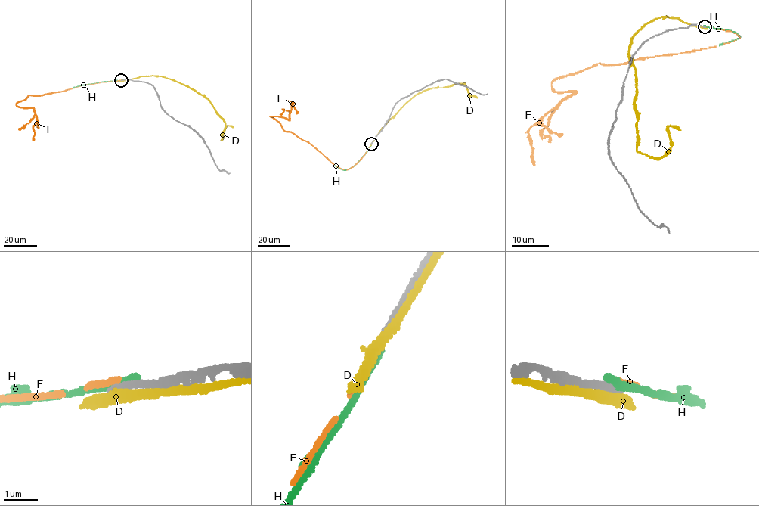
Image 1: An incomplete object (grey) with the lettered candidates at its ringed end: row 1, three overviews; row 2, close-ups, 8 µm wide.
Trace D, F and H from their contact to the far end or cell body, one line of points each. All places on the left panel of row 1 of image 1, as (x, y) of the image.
D: (122, 80), (158, 76), (172, 79), (208, 99), (225, 123), (221, 139), (224, 128), (227, 125), (233, 127)
F: (121, 80), (29, 95), (19, 101), (17, 106), (33, 108), (38, 119), (32, 127), (34, 141)
H: (121, 80), (72, 88)

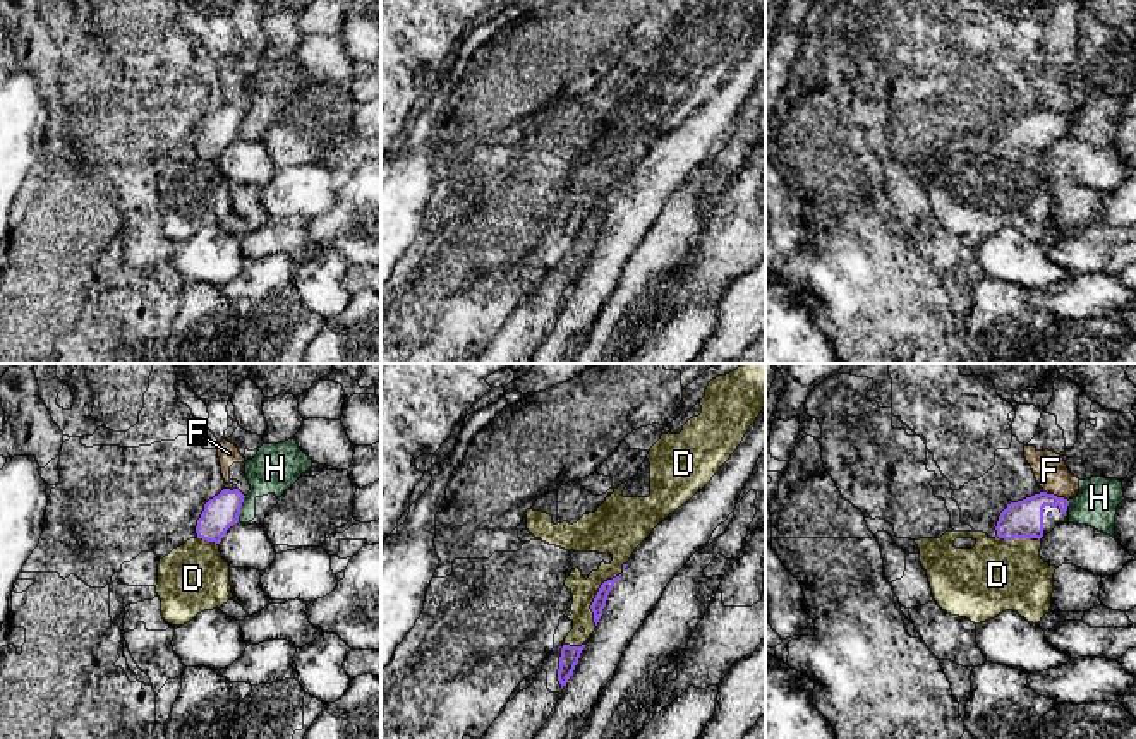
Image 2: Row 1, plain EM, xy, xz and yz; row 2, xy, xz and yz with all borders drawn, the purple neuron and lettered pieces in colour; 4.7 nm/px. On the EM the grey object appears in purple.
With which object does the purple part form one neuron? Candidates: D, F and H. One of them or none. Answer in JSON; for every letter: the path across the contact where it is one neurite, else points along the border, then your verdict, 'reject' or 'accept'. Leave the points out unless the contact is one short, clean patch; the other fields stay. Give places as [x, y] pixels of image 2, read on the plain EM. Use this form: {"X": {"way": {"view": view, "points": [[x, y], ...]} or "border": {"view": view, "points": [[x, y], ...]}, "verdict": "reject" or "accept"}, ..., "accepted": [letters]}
{"D": {"verdict": "reject"}, "F": {"border": {"view": "yz", "points": [[1044, 107], [1063, 112], [1068, 117]]}, "verdict": "reject"}, "H": {"border": {"view": "xy", "points": [[246, 112], [237, 136]]}, "verdict": "reject"}, "accepted": []}

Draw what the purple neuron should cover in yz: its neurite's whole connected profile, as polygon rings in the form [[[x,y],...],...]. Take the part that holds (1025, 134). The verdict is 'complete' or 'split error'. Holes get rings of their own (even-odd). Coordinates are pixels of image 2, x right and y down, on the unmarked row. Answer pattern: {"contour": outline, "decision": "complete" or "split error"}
{"contour": [[[1040,108],[1018,118],[1007,120],[997,137],[997,153],[1042,154],[1055,142],[1069,139],[1069,117],[1054,110]]], "decision": "split error"}

